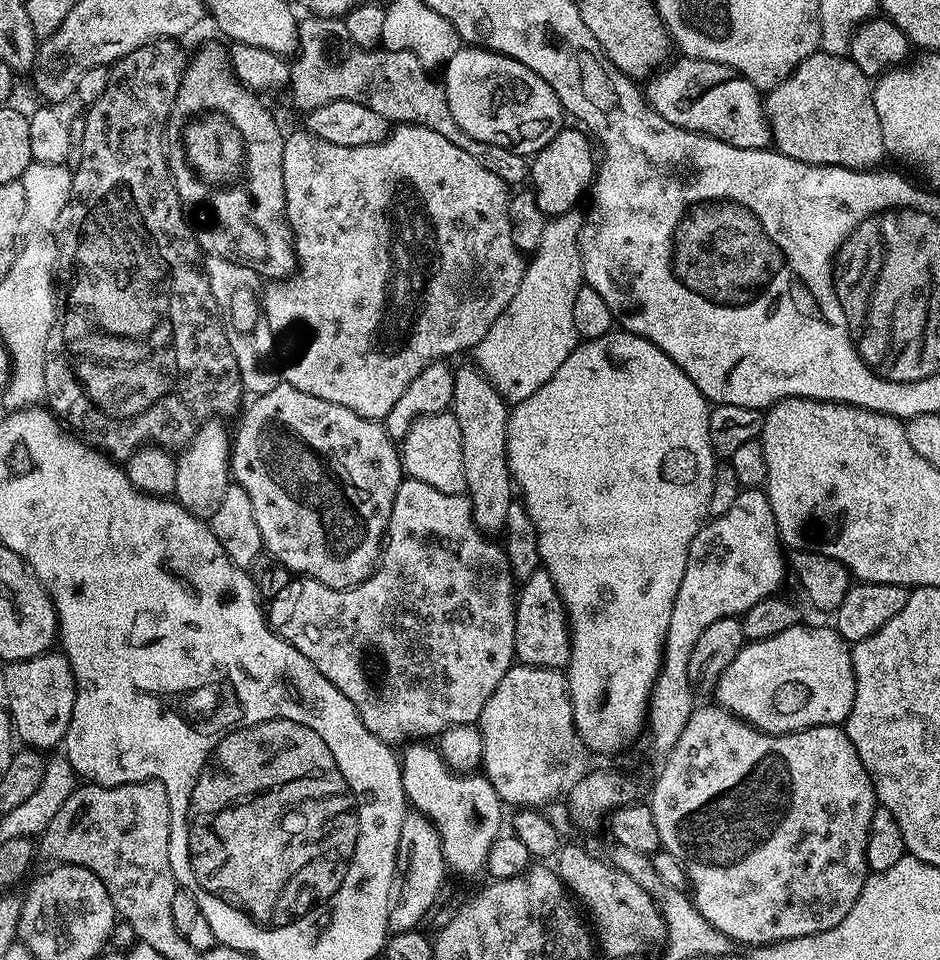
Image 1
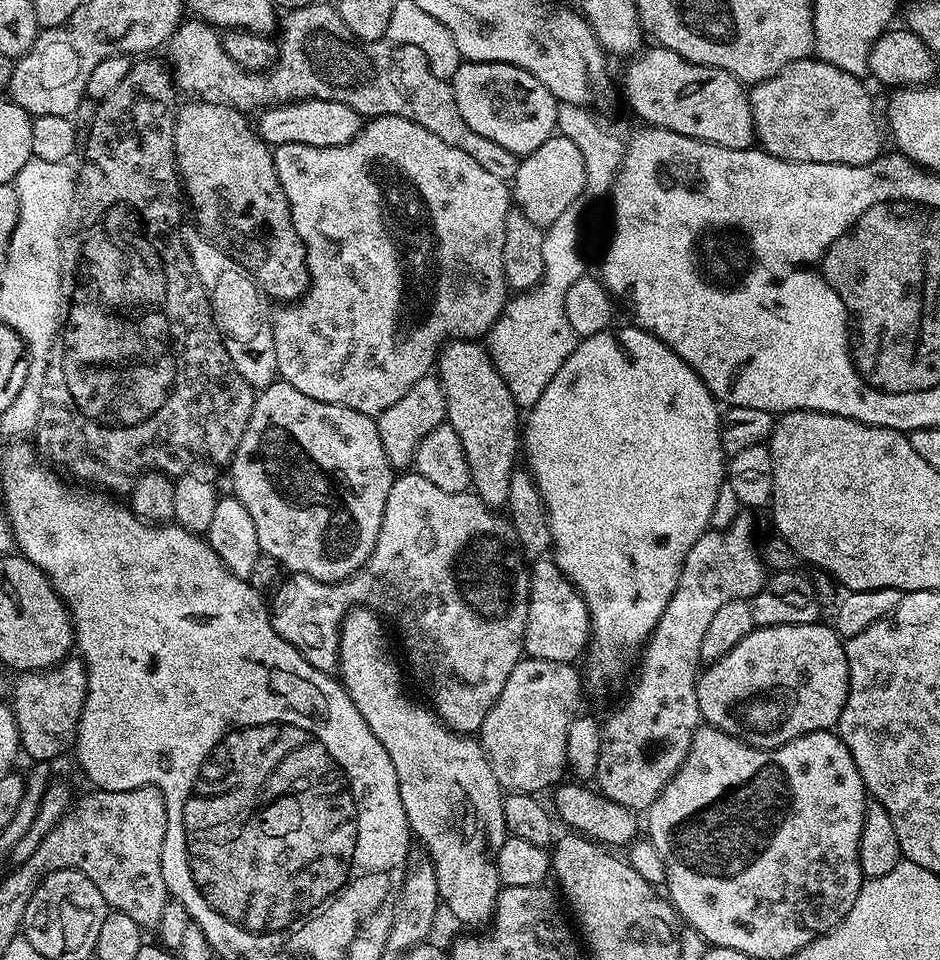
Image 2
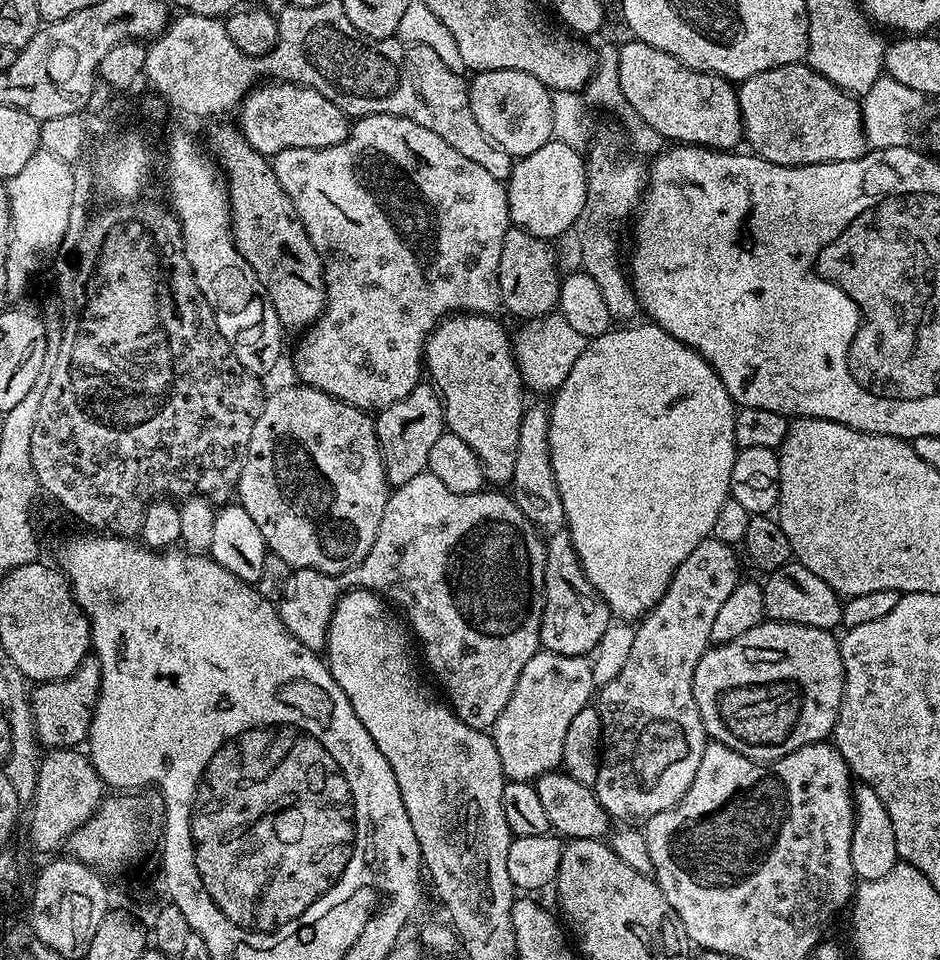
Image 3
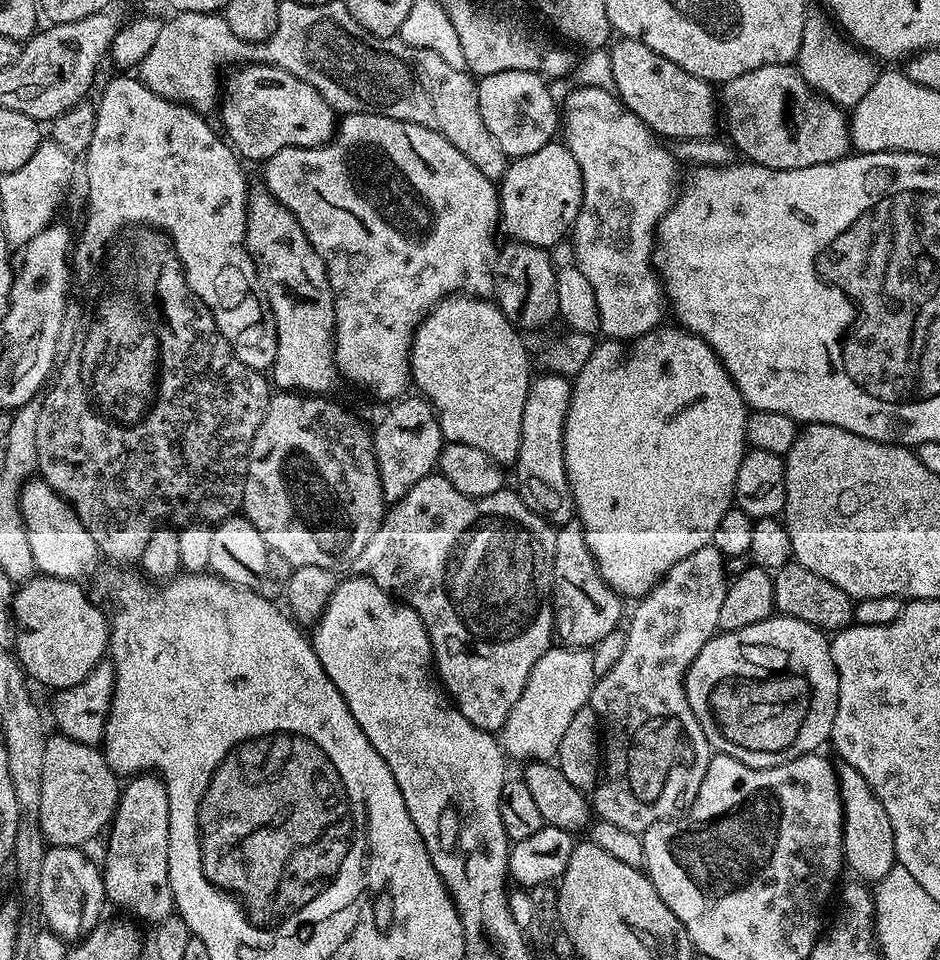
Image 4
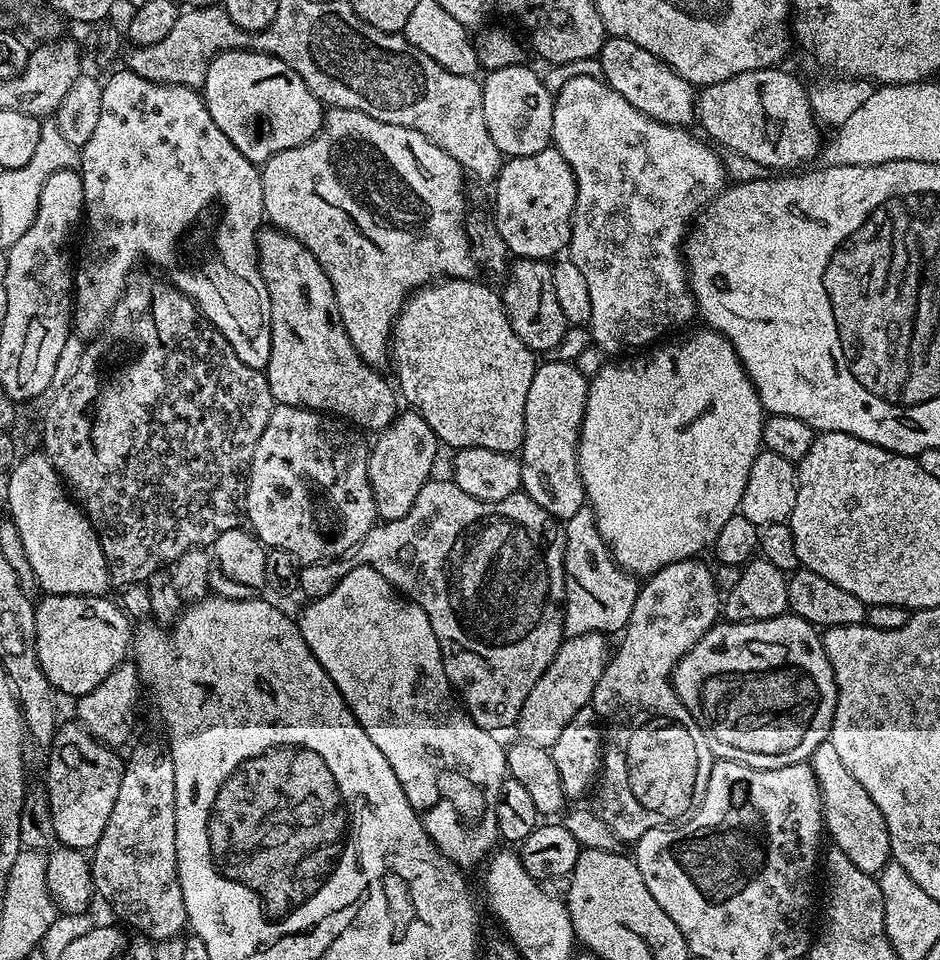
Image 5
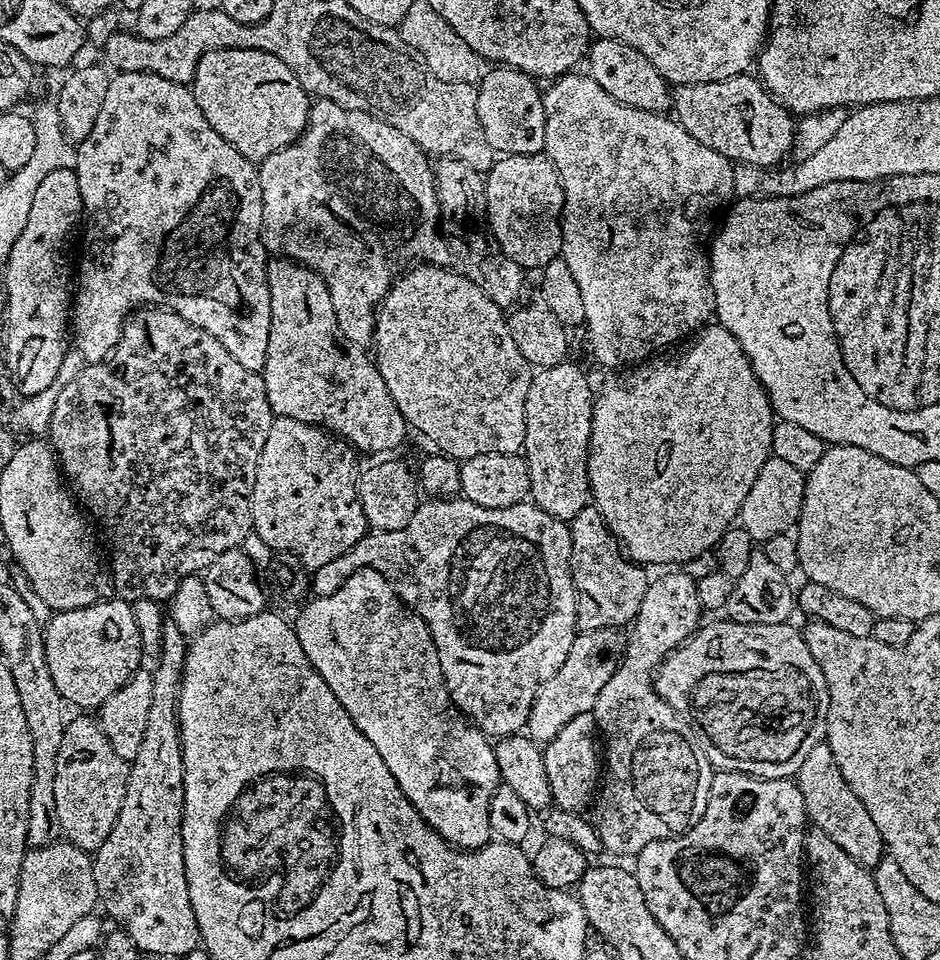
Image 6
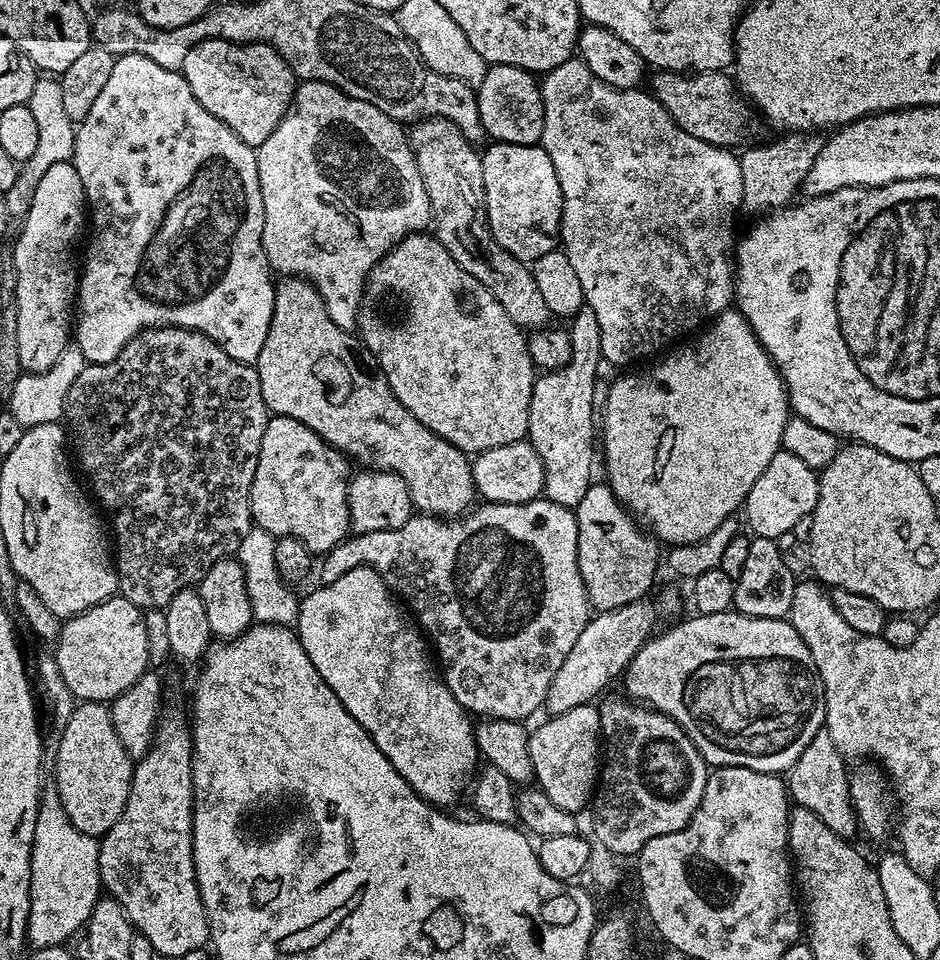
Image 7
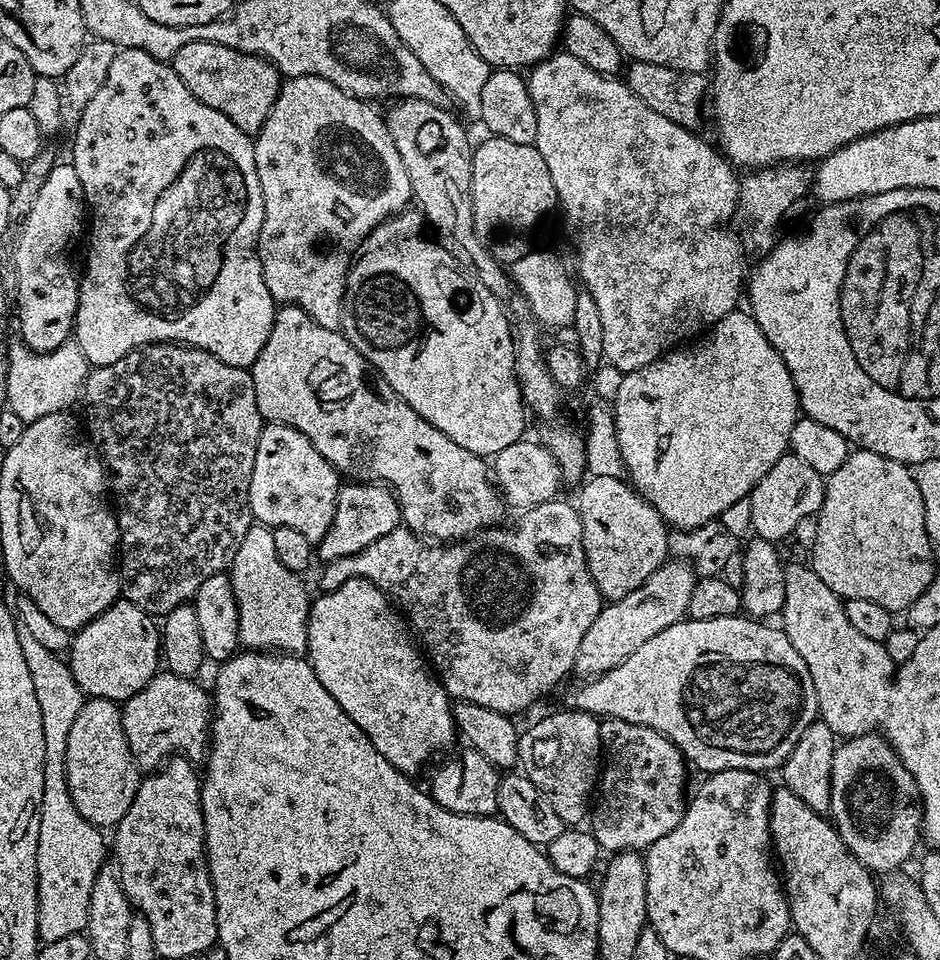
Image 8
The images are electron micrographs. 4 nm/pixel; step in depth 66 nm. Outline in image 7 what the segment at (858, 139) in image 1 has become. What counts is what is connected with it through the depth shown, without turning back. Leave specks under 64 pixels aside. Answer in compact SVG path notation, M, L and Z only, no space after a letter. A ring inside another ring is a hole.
M660 70L655 75L650 87L651 95L668 111L675 124L686 130L686 134L694 134L694 138L702 138L702 142L727 149L736 146L732 144L743 138L748 128L749 105L727 71L689 74Z

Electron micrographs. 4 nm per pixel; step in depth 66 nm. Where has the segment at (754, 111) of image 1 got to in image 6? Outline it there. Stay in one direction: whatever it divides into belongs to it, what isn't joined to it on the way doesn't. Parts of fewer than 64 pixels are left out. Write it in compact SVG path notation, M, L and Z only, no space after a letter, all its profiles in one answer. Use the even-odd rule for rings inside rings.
M609 36L593 39L586 57L587 64L587 75L592 76L594 82L598 82L602 90L606 90L606 94L618 98L618 102L658 113L663 113L672 103L669 81L665 80L664 75L652 65L650 58L642 54L642 50L626 42Z

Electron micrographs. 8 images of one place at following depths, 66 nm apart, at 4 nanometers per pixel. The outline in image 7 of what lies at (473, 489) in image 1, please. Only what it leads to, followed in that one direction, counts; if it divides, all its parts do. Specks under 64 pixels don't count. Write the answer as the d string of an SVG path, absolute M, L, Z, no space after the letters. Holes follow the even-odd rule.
M413 234L405 236L372 269L370 288L371 291L365 295L360 306L359 339L371 355L372 352L376 355L377 361L375 360L375 363L390 382L390 390L396 395L398 402L402 402L402 406L406 406L406 410L410 410L410 414L414 414L414 418L418 418L418 422L422 422L422 426L426 426L434 434L446 438L446 442L458 446L469 454L494 450L494 446L510 446L527 437L532 381L534 379L534 365L528 353L528 342L525 333L512 321L510 314L506 314L506 310L502 310L498 298L494 298L494 294L490 294L490 290L486 290L486 286L482 286L482 282L478 282L478 278L474 278L474 274L466 274L466 270L462 270L462 266L458 266L458 262L454 262L454 258L450 258L448 251L431 235Z

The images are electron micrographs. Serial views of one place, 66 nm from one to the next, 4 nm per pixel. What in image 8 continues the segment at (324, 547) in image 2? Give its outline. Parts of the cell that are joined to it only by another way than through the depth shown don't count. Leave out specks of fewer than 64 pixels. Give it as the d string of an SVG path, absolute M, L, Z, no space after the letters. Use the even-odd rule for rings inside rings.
M265 423L258 438L258 450L254 454L254 470L250 478L248 501L253 521L271 529L290 526L306 534L306 538L318 542L330 530L334 522L336 499L342 487L342 477L336 467L298 430L288 424Z

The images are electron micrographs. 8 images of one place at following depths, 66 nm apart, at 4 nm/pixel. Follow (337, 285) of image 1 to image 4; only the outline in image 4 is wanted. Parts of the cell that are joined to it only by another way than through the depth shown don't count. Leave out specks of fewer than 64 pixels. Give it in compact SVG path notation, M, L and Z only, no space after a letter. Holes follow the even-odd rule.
M350 112L350 113L347 113L347 115L345 115L345 116L344 116L344 117L343 117L343 119L341 119L341 120L340 120L340 121L339 121L339 123L337 123L337 126L336 126L336 134L335 134L335 136L333 136L333 137L332 137L332 139L331 139L331 140L329 140L329 141L328 141L328 143L327 143L327 144L319 144L319 145L318 145L318 147L316 147L316 148L284 148L284 149L283 149L283 150L281 150L281 151L280 151L280 152L279 152L279 153L278 153L278 154L274 154L274 155L273 155L273 156L272 156L272 157L271 157L271 158L270 158L270 159L268 159L268 160L266 160L266 161L263 161L263 164L262 164L262 168L264 168L264 184L263 184L263 187L264 187L264 188L265 188L265 189L266 189L266 191L267 191L267 192L268 192L268 193L269 193L269 194L270 194L270 195L271 195L271 196L272 196L272 197L274 197L274 198L275 198L275 200L277 200L277 201L278 201L278 202L282 202L282 206L286 206L286 210L290 210L290 211L291 211L291 212L292 212L292 214L293 214L293 216L294 216L294 218L295 218L295 219L296 219L296 221L297 221L297 222L298 222L298 223L300 223L300 225L301 225L301 226L302 226L302 230L303 230L303 231L304 231L304 233L305 233L305 234L306 234L306 238L307 238L307 239L308 239L308 240L309 240L309 241L310 241L310 243L312 243L312 245L313 245L313 246L314 246L314 250L315 250L315 251L316 251L316 253L318 253L318 255L319 255L319 256L320 256L320 257L321 257L321 258L322 258L322 262L323 262L323 263L324 263L324 265L325 265L325 266L326 266L326 270L327 270L327 271L328 271L328 281L329 281L329 282L330 282L330 286L331 286L331 287L332 287L332 297L333 297L333 298L335 298L335 300L336 300L336 334L335 334L335 337L334 337L334 355L335 355L335 358L336 358L336 363L337 363L337 365L338 365L338 368L339 368L339 371L340 371L340 372L341 372L341 373L343 373L343 375L344 375L344 372L345 372L345 374L346 374L346 375L348 375L348 376L349 376L349 378L350 378L350 379L352 379L352 380L353 380L353 382L354 382L354 383L356 383L356 384L361 384L361 386L362 386L362 387L364 387L364 388L365 388L365 390L366 390L366 391L368 391L368 392L373 392L373 394L374 394L374 395L376 395L376 396L377 396L377 398L378 398L378 399L380 399L380 400L388 400L388 401L387 401L387 402L395 402L395 401L397 401L397 400L399 400L399 399L401 399L401 397L403 397L403 396L404 396L404 395L405 395L405 393L407 393L407 392L408 392L408 391L409 391L409 388L410 388L410 381L411 381L411 378L412 378L412 361L411 361L411 359L412 359L412 339L413 339L413 338L414 338L414 334L415 334L415 333L416 333L416 328L417 328L417 326L418 326L418 325L420 325L420 324L421 324L421 323L422 323L422 322L423 322L423 320L425 320L425 319L426 319L426 317L428 317L428 313L429 313L429 312L431 312L431 311L432 311L432 307L434 307L434 306L435 306L435 305L436 305L436 304L439 304L439 303L440 303L440 301L442 301L442 300L445 300L445 299L446 299L446 298L447 298L447 296L454 296L454 295L457 295L457 294L463 294L463 295L465 295L465 296L479 296L479 297L481 297L481 298L488 298L488 297L491 297L491 296L492 296L492 295L493 295L493 293L495 293L495 290L496 290L496 274L495 274L495 271L494 271L494 261L495 261L495 259L496 259L496 257L497 257L497 255L498 255L498 243L497 243L497 244L496 244L496 228L497 228L497 232L498 232L498 225L499 225L499 224L500 224L500 193L499 193L499 191L498 191L498 188L497 188L497 185L496 185L496 184L495 184L495 183L494 183L494 182L493 182L493 181L492 181L492 180L491 180L491 179L490 179L490 178L486 178L486 174L482 174L482 170L478 170L478 166L474 166L474 162L470 162L470 158L466 158L466 154L462 154L462 150L454 150L454 146L450 146L450 142L446 142L446 138L442 138L442 134L438 134L438 133L437 133L437 132L435 132L435 131L434 131L434 130L426 130L426 126L418 126L418 125L417 125L417 124L411 124L411 123L410 123L410 122L402 122L402 121L401 121L401 120L395 120L395 119L394 119L394 118L386 118L386 117L385 117L385 116L379 116L379 115L378 115L378 114L366 114L366 113L365 113L365 112Z

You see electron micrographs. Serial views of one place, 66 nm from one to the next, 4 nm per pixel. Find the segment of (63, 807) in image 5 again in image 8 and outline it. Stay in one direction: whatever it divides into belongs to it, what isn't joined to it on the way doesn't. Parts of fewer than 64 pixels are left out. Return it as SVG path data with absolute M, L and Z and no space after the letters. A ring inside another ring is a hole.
M98 698L85 699L74 726L70 726L70 738L66 738L66 782L74 807L86 822L95 828L112 830L130 810L134 794L142 779L141 769L132 757L126 734L122 730L122 708L117 701Z

